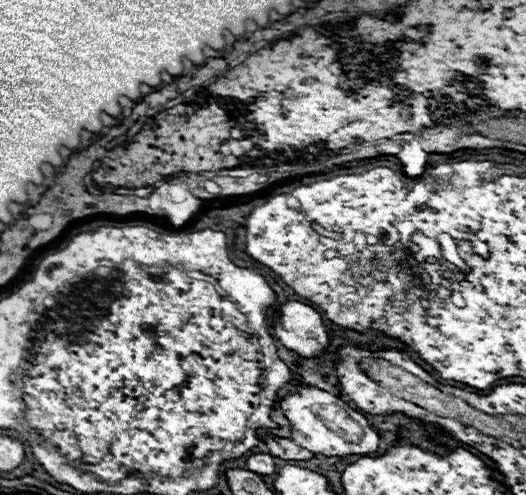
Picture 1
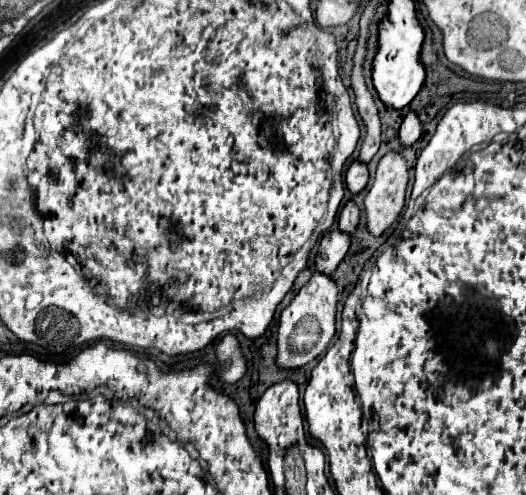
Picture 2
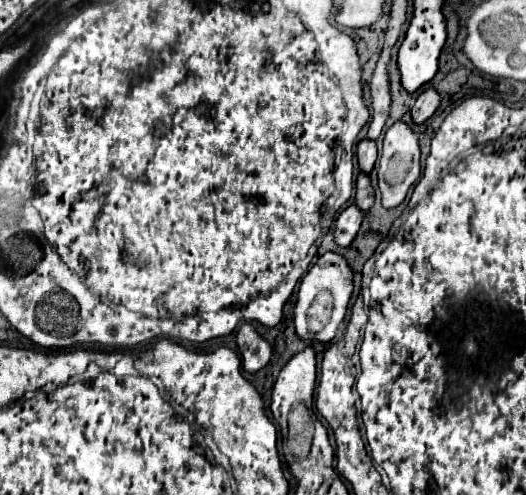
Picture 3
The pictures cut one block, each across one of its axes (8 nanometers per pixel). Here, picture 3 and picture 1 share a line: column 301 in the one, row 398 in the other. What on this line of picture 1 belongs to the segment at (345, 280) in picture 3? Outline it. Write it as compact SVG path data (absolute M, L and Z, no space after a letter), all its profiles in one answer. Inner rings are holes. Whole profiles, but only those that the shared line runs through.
M306 386L306 388L302 388L302 390L294 392L294 394L284 396L280 404L282 404L282 410L286 412L288 420L292 422L292 438L294 438L294 442L300 444L302 448L308 448L308 450L314 452L314 454L322 454L322 456L328 456L328 458L330 458L330 456L340 456L340 458L342 458L342 456L352 456L352 454L360 454L360 456L364 456L364 454L374 454L374 452L378 450L380 436L378 436L378 432L368 424L368 420L364 418L364 414L356 412L356 410L350 408L346 402L342 402L340 398L336 398L336 396L332 396L332 394L324 392L324 390ZM322 404L338 404L340 408L344 408L344 410L348 412L348 416L350 416L352 420L356 420L356 422L364 428L364 440L362 440L360 444L348 444L348 442L344 442L334 430L330 430L330 428L316 416L314 406L322 406Z

